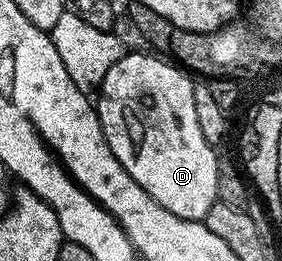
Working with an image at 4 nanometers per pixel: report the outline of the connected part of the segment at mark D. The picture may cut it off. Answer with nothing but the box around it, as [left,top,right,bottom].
[94,53,218,221]

